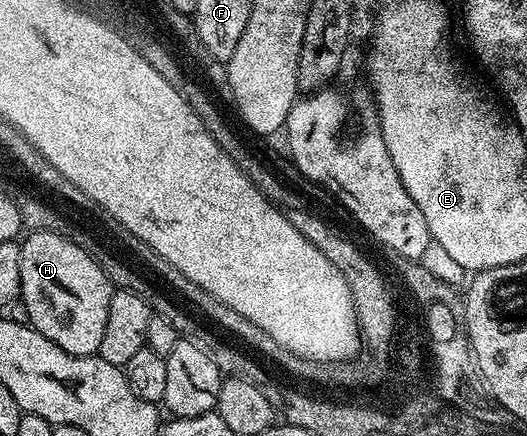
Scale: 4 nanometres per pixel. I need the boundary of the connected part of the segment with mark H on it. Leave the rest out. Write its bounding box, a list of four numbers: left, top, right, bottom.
[19,230,113,356]

